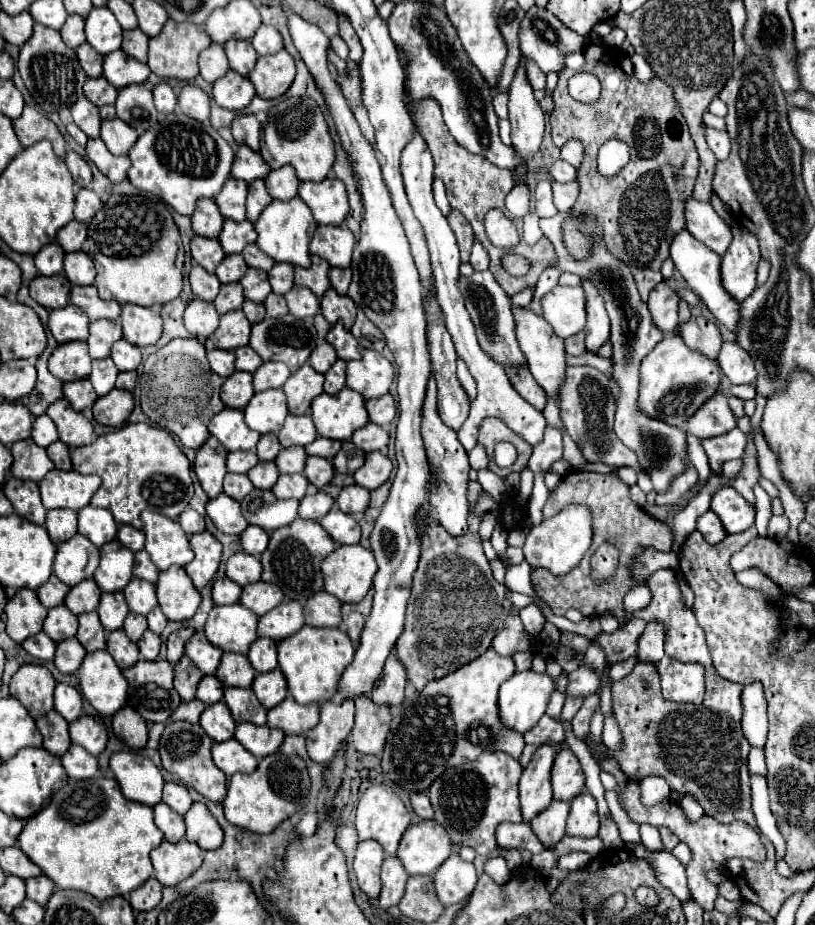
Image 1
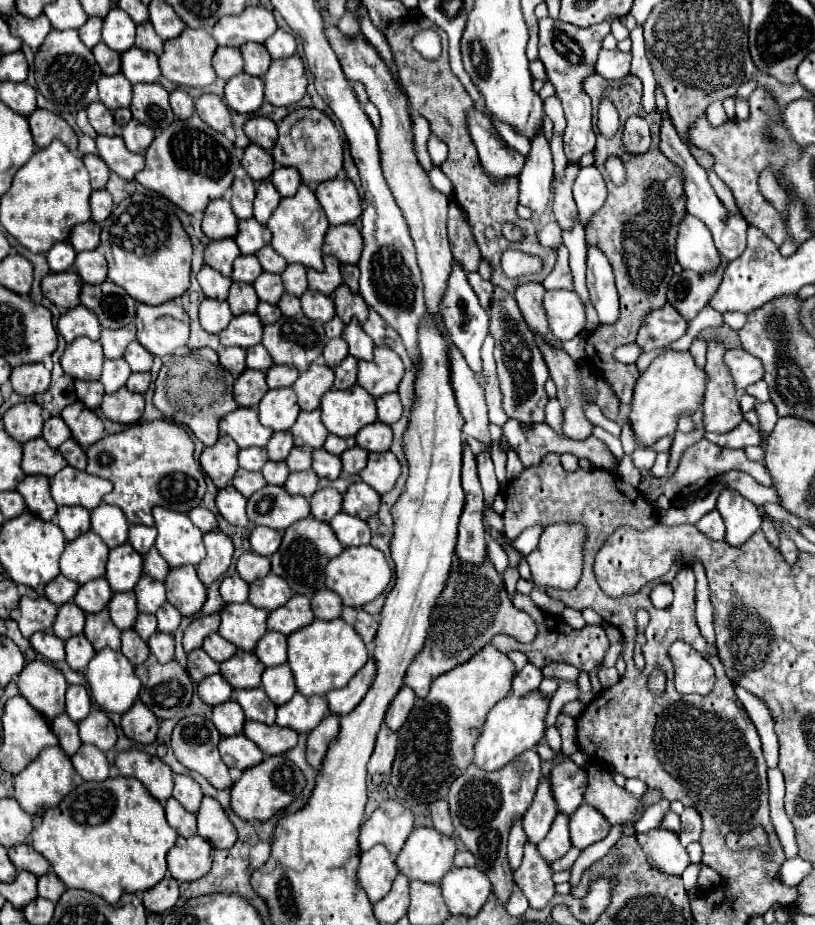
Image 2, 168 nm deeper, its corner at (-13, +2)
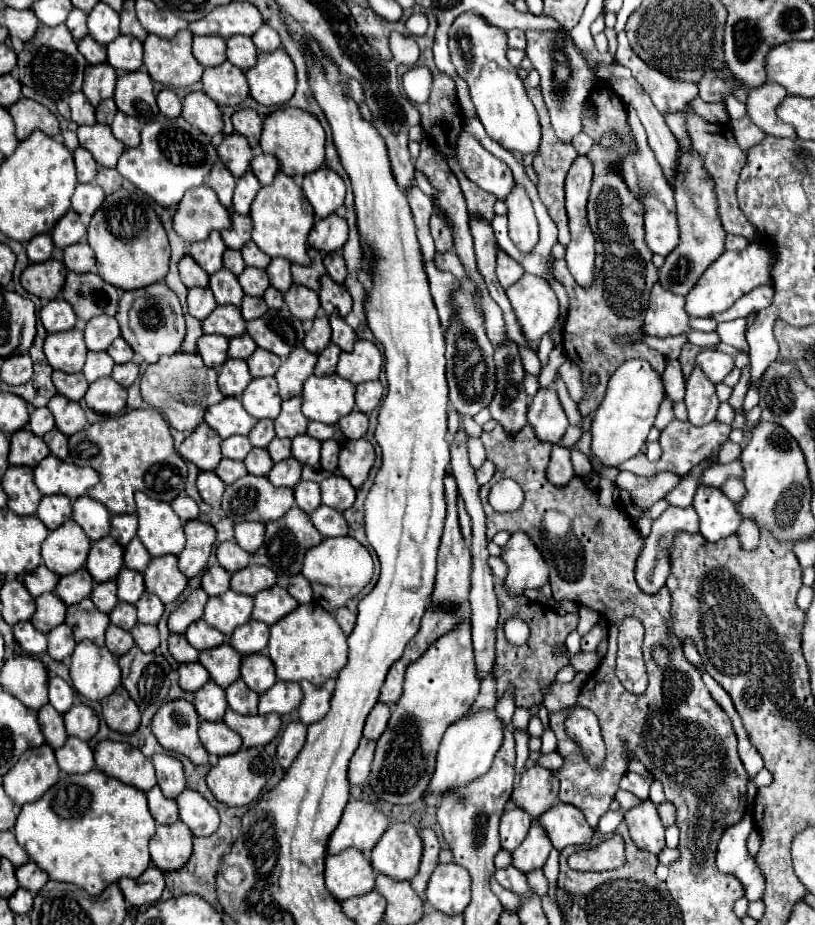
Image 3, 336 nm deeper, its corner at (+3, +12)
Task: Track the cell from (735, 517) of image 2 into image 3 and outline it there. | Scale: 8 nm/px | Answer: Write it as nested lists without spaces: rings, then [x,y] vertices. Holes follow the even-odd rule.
[[[698,487],[692,507],[700,519],[700,535],[706,541],[720,541],[740,527],[742,519],[730,499],[718,487]]]

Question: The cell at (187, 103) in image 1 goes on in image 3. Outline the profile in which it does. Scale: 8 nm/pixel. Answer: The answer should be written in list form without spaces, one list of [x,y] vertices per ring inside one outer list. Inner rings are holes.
[[[194,91],[184,97],[182,117],[188,123],[192,123],[192,127],[198,127],[200,131],[204,131],[204,135],[222,133],[222,127],[224,127],[218,105],[202,91]]]

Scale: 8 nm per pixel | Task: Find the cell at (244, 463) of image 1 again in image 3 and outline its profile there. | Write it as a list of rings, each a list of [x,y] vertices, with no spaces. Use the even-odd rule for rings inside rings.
[[[234,435],[222,441],[222,455],[228,459],[242,461],[250,453],[250,449],[252,449],[252,443],[244,435]]]

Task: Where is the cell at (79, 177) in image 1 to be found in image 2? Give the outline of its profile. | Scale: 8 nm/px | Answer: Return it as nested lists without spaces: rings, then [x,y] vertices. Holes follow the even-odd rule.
[[[84,155],[82,157],[88,173],[90,173],[90,181],[92,181],[92,189],[104,189],[108,183],[108,175],[110,169],[108,165],[98,157],[98,155]]]

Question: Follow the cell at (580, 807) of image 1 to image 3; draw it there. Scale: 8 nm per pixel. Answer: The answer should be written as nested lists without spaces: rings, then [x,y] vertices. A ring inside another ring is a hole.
[[[556,803],[536,821],[540,821],[540,827],[558,851],[568,845],[588,845],[594,835],[594,829],[586,823],[582,811],[566,803]]]

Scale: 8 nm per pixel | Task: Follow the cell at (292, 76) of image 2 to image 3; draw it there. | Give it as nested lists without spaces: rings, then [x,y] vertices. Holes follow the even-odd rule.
[[[284,49],[258,53],[258,63],[246,71],[250,95],[266,107],[286,105],[296,89],[294,63]]]

